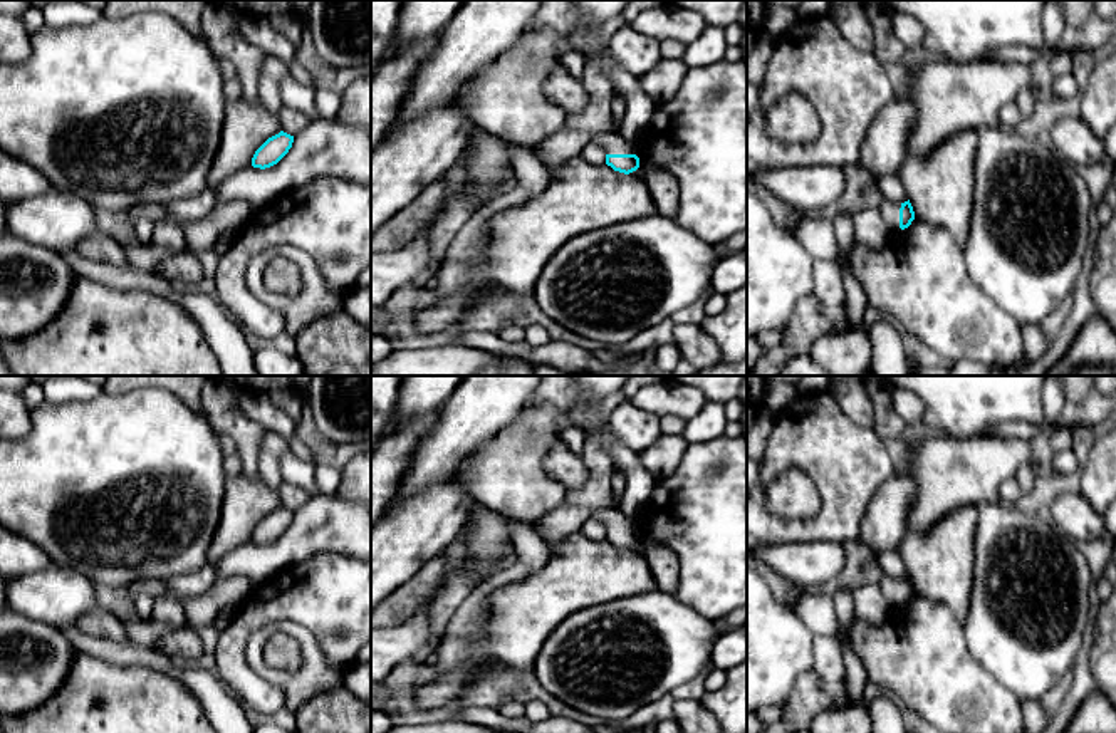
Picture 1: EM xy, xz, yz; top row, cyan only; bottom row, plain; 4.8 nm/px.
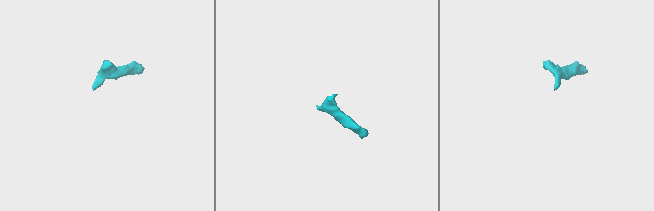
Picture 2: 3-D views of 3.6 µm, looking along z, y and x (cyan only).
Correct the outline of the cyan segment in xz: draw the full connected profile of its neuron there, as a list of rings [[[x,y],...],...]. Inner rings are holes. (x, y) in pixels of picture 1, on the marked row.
[[[618,133],[599,136],[596,139],[606,151],[606,164],[614,171],[629,174],[639,168],[639,158],[636,156],[636,146],[628,143]]]

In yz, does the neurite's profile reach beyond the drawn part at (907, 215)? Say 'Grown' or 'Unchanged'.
Grown

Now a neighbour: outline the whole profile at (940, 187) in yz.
[[[978,131],[948,138],[926,158],[908,156],[900,176],[915,218],[945,228],[963,250],[975,198]]]

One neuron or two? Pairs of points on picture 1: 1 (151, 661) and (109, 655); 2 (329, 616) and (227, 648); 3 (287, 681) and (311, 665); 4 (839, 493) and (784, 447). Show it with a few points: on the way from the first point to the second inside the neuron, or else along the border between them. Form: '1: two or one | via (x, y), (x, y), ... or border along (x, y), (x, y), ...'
1: one | via (141, 656), (119, 655)
2: one | via (304, 609), (264, 609), (250, 623)
3: one | via (292, 678), (297, 678), (306, 670)
4: one | via (828, 478), (799, 450)

